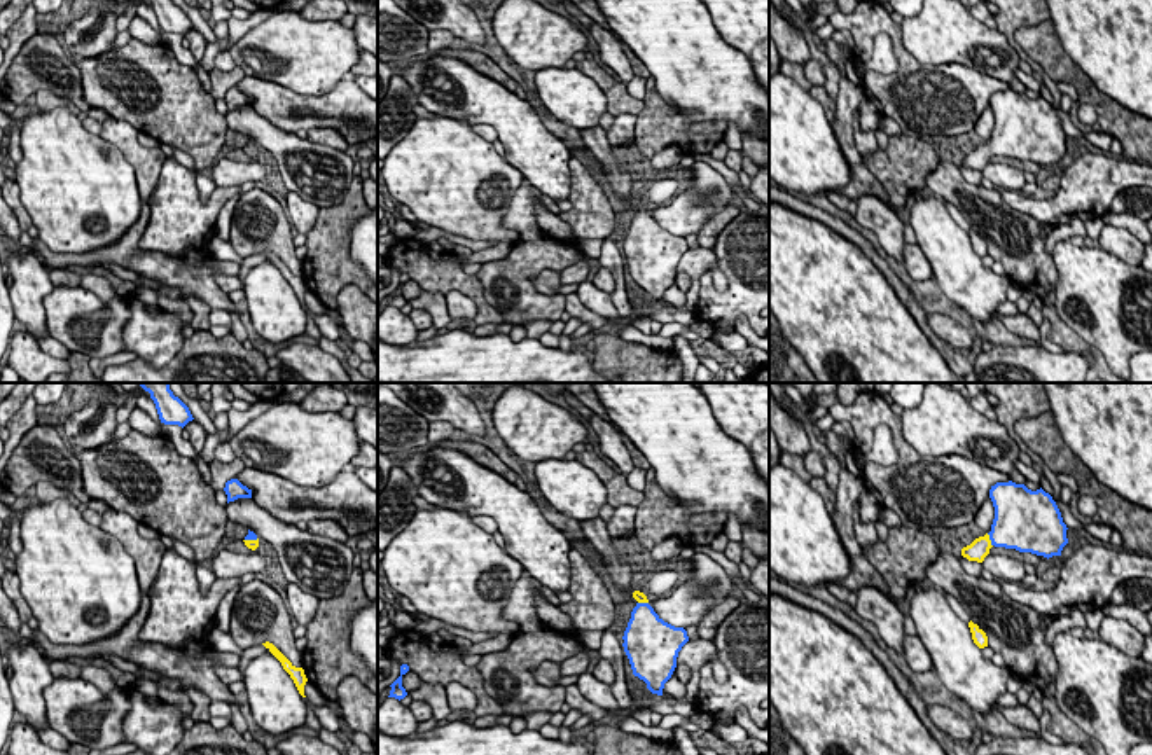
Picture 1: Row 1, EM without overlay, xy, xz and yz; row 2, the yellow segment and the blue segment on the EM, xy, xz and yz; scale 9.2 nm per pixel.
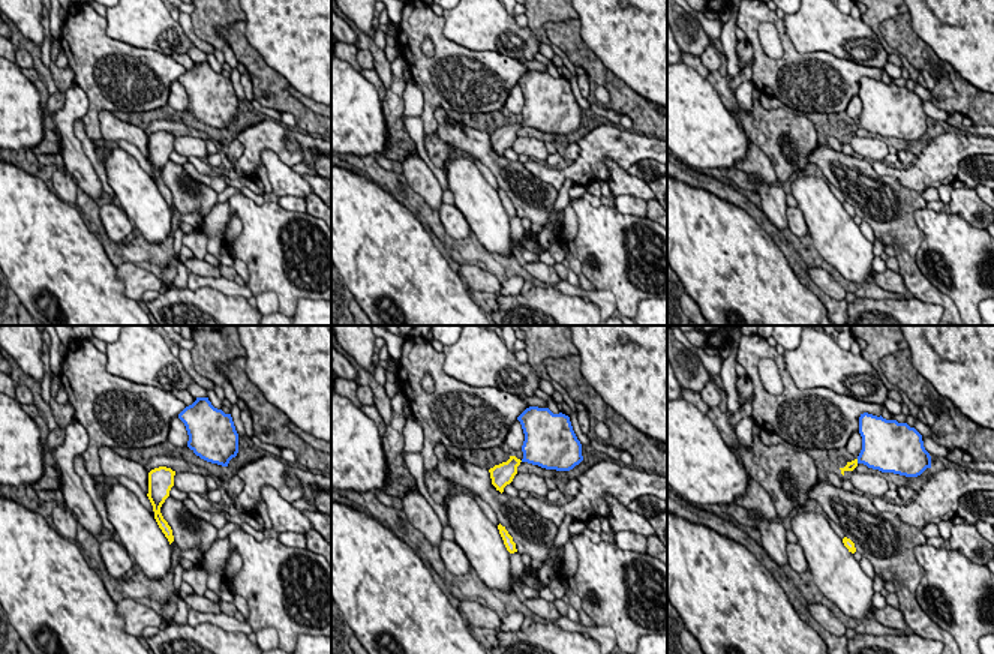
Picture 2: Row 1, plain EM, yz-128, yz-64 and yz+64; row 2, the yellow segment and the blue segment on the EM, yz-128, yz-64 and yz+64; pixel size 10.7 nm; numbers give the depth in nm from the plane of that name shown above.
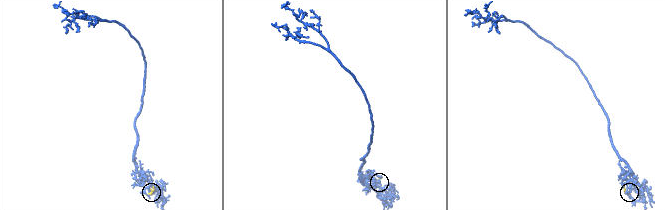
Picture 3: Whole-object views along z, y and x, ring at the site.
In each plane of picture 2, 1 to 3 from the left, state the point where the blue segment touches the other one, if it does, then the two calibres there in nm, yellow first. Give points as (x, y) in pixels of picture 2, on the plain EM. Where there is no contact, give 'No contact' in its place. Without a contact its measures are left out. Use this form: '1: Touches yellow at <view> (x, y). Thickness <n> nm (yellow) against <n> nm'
1: No contact
2: No contact
3: Touches yellow at yz+64 (856, 125). Thickness 100 nm (yellow) against 360 nm

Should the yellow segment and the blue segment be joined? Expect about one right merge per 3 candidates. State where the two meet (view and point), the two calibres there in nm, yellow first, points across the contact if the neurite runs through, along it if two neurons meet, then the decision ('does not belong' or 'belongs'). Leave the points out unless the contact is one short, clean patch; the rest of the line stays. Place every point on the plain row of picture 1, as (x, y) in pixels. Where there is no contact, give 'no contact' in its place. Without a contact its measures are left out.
contact yz (990, 149); calibres 180 and 380 nm; way yz (979, 156), (990, 149), (1013, 135); belongs

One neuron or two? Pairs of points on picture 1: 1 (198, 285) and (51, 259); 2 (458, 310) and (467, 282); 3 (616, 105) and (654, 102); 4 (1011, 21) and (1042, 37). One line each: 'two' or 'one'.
1: one
2: two
3: two
4: two

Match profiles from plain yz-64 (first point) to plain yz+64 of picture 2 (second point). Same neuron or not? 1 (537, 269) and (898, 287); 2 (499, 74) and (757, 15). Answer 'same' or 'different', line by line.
1: same
2: same

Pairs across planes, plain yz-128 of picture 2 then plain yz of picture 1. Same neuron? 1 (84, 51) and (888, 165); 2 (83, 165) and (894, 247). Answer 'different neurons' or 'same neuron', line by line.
1: different neurons
2: same neuron

